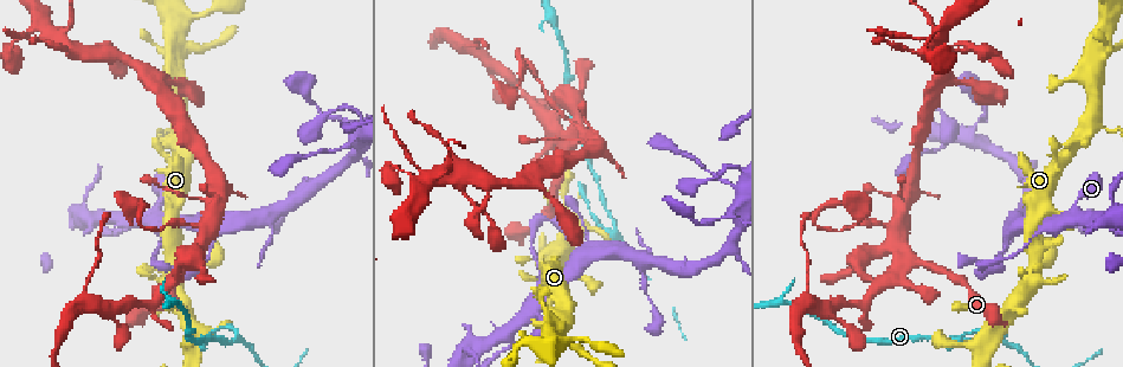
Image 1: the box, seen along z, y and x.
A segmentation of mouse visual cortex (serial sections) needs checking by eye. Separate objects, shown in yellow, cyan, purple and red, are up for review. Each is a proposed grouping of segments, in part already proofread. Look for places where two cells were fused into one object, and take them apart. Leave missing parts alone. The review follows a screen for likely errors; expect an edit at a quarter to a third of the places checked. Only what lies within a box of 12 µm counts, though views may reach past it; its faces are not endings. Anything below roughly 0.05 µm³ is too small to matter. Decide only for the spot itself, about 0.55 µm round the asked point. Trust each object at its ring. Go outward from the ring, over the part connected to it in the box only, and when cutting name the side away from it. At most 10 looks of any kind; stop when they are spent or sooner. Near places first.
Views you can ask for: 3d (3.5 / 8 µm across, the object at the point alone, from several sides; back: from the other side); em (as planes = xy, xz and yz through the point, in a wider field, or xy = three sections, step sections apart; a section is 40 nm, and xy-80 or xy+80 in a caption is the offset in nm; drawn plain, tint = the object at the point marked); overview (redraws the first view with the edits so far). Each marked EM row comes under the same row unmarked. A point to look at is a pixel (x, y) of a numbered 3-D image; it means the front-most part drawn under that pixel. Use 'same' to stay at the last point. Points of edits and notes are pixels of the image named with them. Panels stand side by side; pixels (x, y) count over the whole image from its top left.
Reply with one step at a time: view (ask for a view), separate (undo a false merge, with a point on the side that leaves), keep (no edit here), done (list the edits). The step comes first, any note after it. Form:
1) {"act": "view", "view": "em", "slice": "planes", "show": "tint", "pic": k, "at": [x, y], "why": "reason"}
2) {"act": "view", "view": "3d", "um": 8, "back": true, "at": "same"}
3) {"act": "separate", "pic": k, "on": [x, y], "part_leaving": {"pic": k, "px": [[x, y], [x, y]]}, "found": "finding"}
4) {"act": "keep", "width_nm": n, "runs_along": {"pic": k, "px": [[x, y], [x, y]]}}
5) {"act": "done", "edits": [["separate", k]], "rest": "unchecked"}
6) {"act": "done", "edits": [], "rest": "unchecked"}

{"act": "view", "view": "3d", "um": 8, "pic": 1, "at": [613, 228], "why": "branch point"}

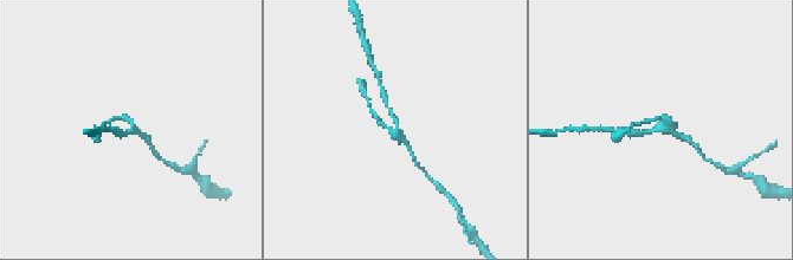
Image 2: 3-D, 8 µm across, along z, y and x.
{"act": "view", "view": "3d", "um": 3.5, "pic": 2, "at": [133, 127], "why": "closer look"}

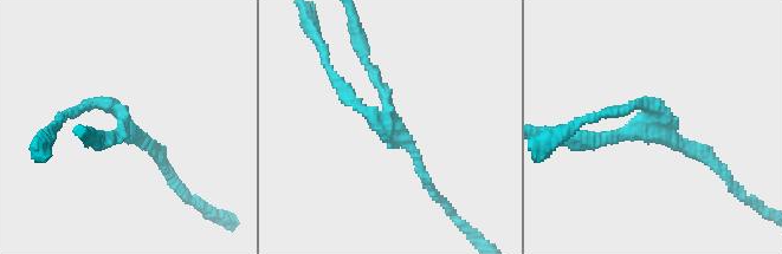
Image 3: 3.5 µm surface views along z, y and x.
{"act": "keep", "runs_along": {"pic": 3, "px": [[575, 137], [633, 134], [647, 109], [618, 109]]}, "found": "one cell here"}

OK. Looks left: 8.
{"act": "view", "view": "3d", "um": 3.5, "pic": 1, "at": [974, 125], "why": "small branch off a trunk"}

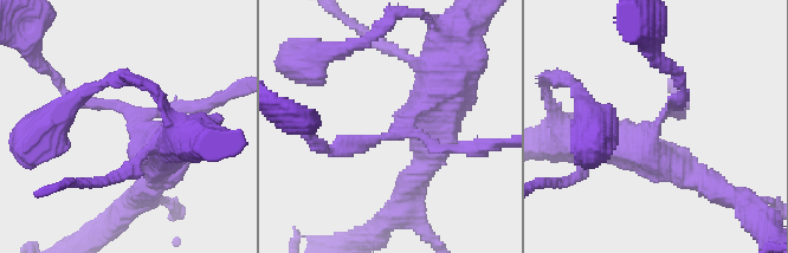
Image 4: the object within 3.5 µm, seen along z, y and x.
{"act": "view", "view": "em", "slice": "xy", "step": 1, "show": "tint", "pic": 4, "at": [140, 128], "arms": 4, "arm_widths_nm": [150, 150, 350, 500], "why": "now the EM"}

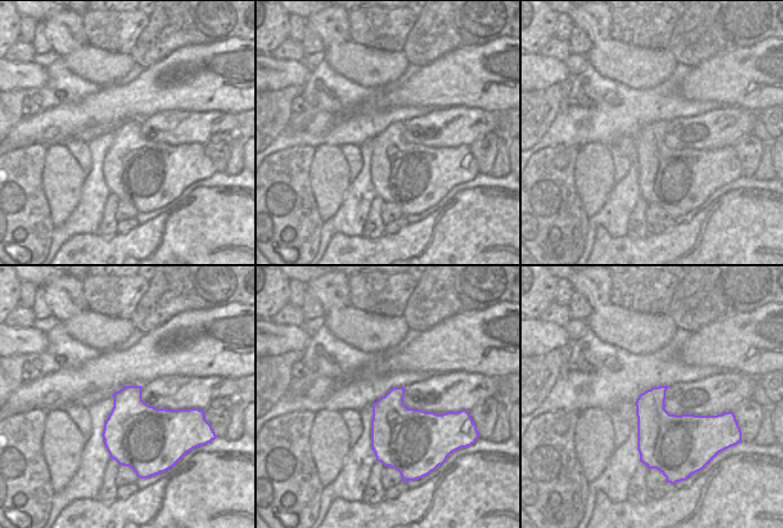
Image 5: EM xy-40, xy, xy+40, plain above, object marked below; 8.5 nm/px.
{"act": "separate", "pic": 4, "on": [206, 108], "found": "two cells meet here"}

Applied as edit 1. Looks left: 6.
{"act": "view", "view": "overview", "why": "see it whole again"}

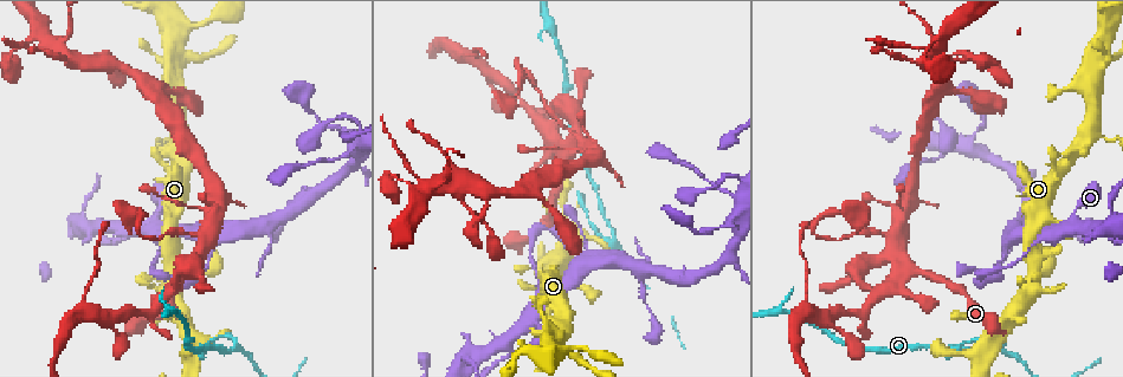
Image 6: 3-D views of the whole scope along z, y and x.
{"act": "view", "view": "3d", "um": 3.5, "pic": 6, "at": [581, 137], "why": "three-way junction"}

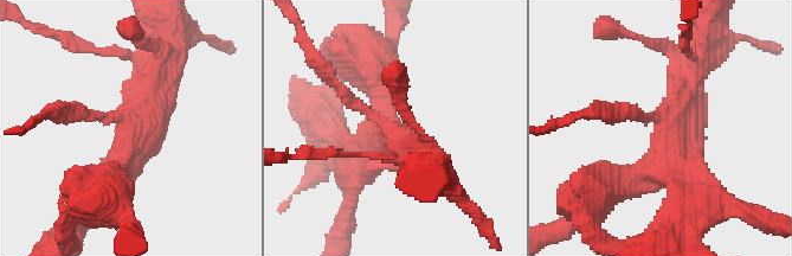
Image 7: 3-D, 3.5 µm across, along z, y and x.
{"act": "view", "view": "em", "slice": "xy", "step": 1, "show": "tint", "pic": 7, "at": [393, 133], "arms": 3, "arm_widths_nm": [200, 450, 450], "why": "need the tissue"}

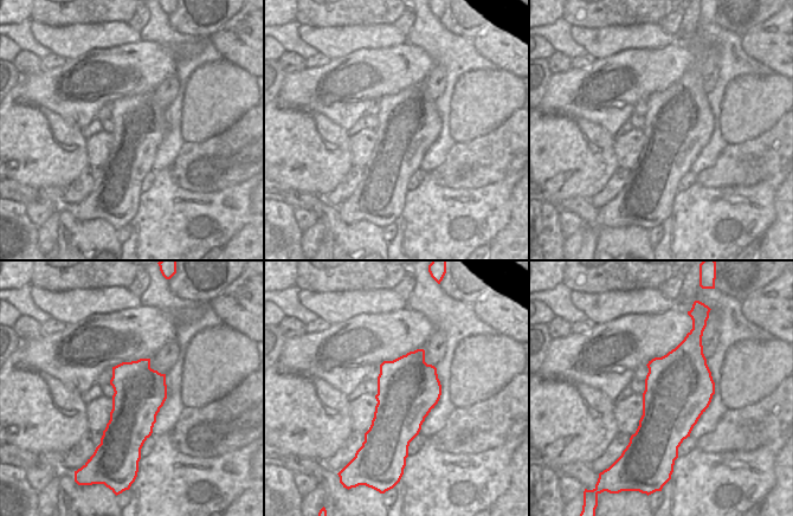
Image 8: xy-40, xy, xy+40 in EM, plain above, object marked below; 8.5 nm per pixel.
{"act": "view", "view": "em", "slice": "xy", "step": 3, "show": "tint", "at": "same", "why": "another direction"}

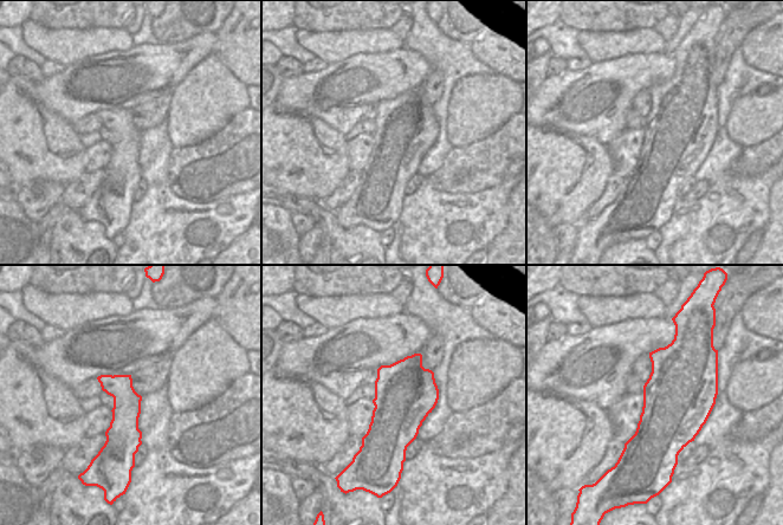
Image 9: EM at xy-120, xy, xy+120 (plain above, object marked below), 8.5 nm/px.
{"act": "keep", "runs_along": {"pic": 7, "px": [[691, 184], [661, 119], [612, 112]]}, "found": "all the same cell"}

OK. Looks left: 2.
{"act": "view", "view": "3d", "um": 3.5, "pic": 6, "at": [135, 213], "why": "sharp bend"}

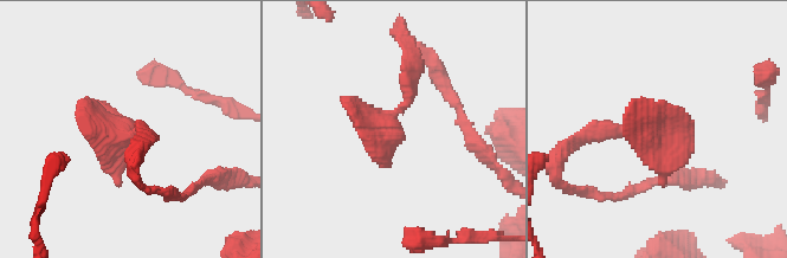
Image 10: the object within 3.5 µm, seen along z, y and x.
{"act": "view", "view": "em", "slice": "xy", "step": 2, "show": "tint", "pic": 10, "at": [134, 133]}

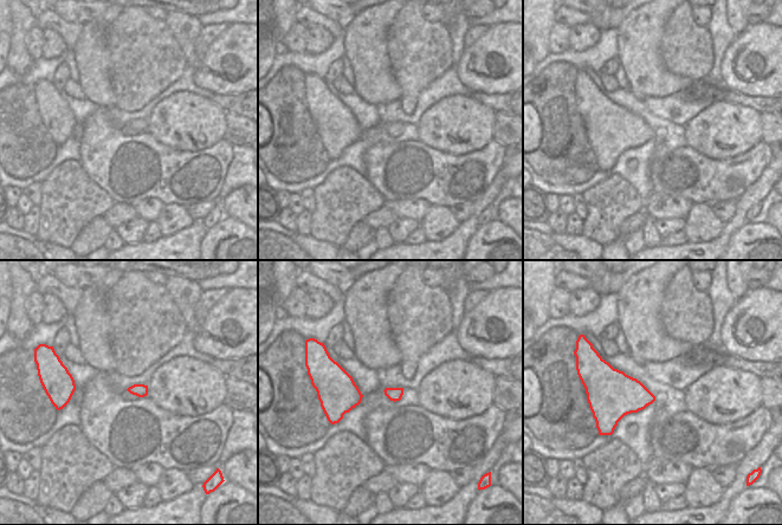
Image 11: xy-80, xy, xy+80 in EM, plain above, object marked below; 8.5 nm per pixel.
{"act": "keep", "runs_along": {"pic": 10, "px": [[566, 148], [584, 134], [651, 134], [630, 104]]}, "found": "all the same cell"}

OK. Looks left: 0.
{"act": "done", "edits": [["separate", 4]], "rest": "unchecked"}

